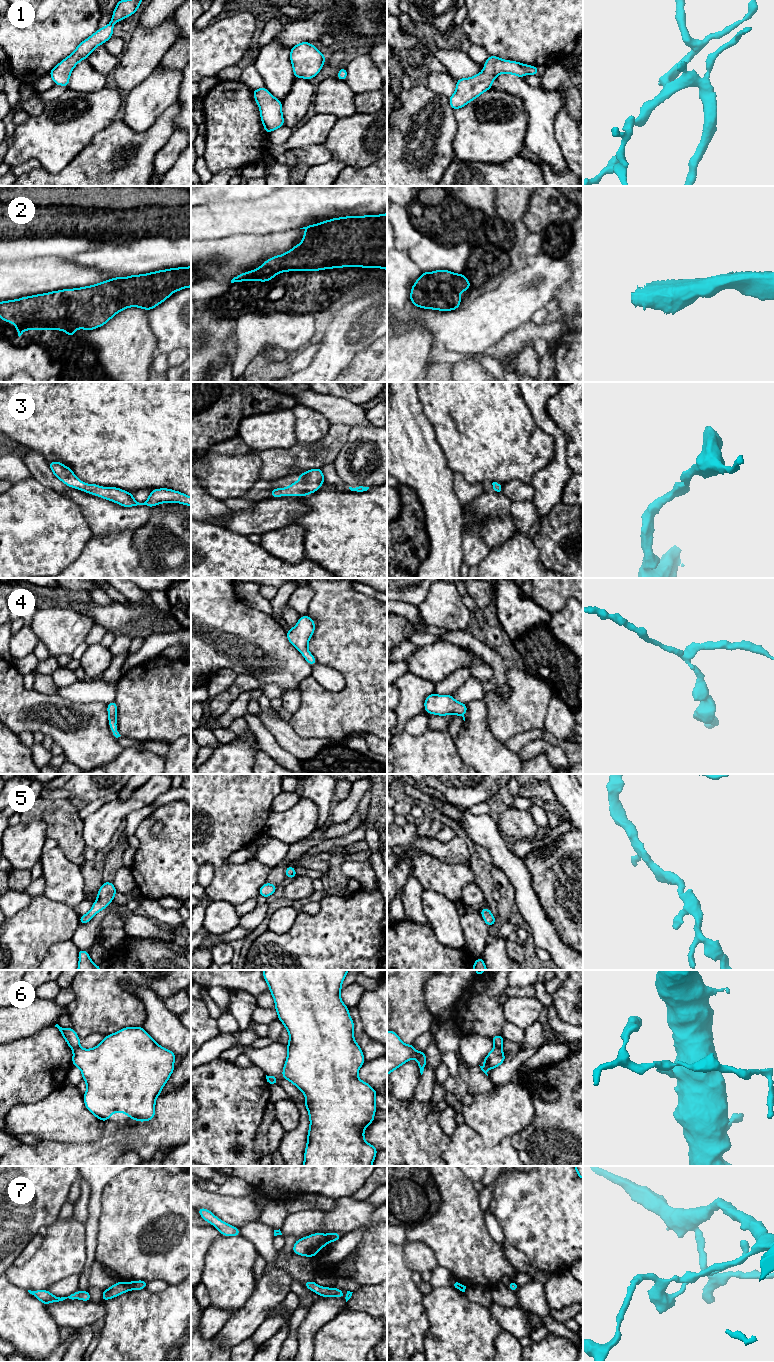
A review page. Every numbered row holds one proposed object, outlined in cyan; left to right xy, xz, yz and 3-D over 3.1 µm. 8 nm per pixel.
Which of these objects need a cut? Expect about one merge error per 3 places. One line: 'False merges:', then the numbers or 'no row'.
False merges: 6, 7

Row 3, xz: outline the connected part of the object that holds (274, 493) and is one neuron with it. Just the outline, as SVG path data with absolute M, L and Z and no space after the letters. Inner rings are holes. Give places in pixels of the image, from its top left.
M321 468L310 469L305 473L297 474L300 479L287 488L275 488L271 490L272 498L279 496L306 496L318 491L321 485L325 482Z

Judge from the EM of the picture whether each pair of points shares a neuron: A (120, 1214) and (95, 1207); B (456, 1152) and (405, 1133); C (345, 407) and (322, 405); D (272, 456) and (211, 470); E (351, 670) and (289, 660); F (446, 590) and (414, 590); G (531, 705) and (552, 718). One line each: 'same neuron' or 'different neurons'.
A: different neurons
B: different neurons
C: same neuron
D: different neurons
E: different neurons
F: different neurons
G: different neurons

